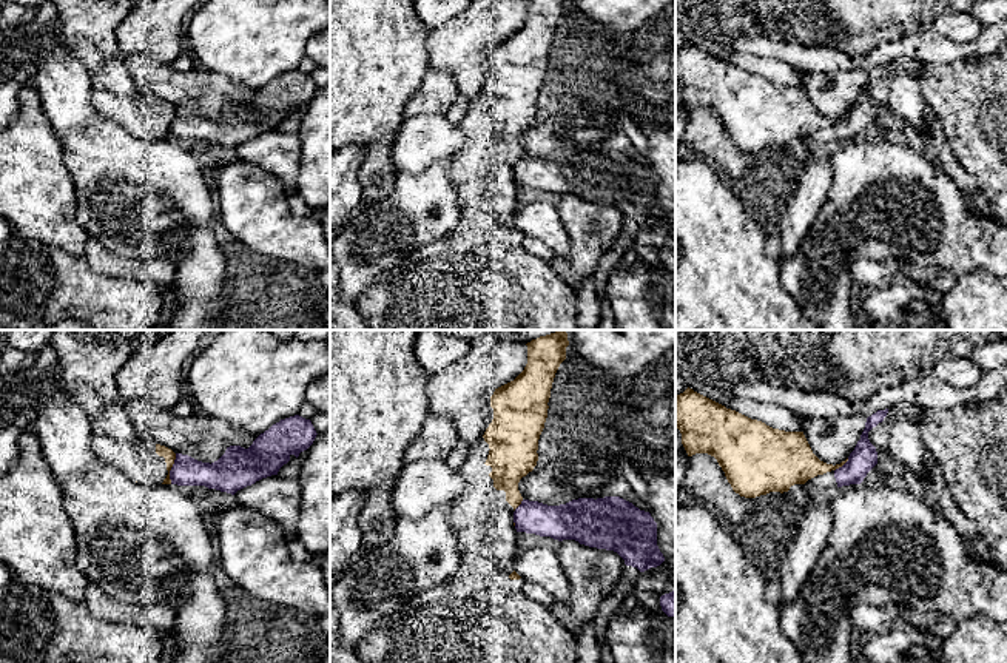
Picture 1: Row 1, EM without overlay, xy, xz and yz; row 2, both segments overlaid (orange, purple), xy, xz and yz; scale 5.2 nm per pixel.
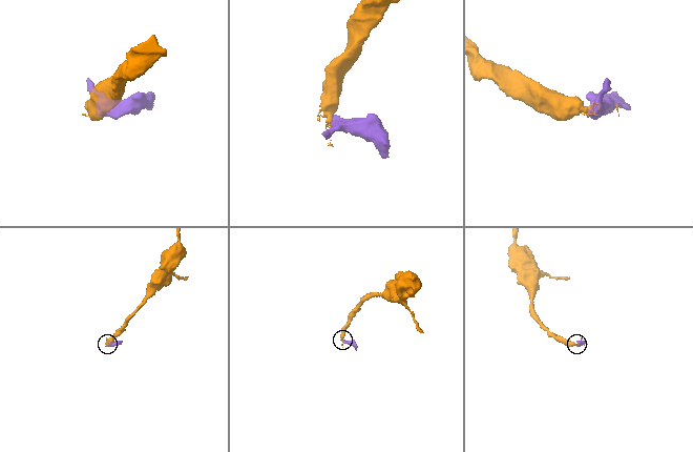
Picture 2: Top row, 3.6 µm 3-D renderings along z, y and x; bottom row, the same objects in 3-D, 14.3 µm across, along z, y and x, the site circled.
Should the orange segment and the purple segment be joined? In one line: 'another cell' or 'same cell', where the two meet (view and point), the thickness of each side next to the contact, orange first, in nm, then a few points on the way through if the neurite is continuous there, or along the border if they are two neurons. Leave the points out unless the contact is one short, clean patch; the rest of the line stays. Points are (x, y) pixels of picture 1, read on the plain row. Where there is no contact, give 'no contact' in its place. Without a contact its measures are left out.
another cell | xy (170, 124) | 60/150 nm | along xy (176, 108), (170, 125), (170, 137)

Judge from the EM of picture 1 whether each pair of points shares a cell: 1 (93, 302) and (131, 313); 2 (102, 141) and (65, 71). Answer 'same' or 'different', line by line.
1: same
2: different

